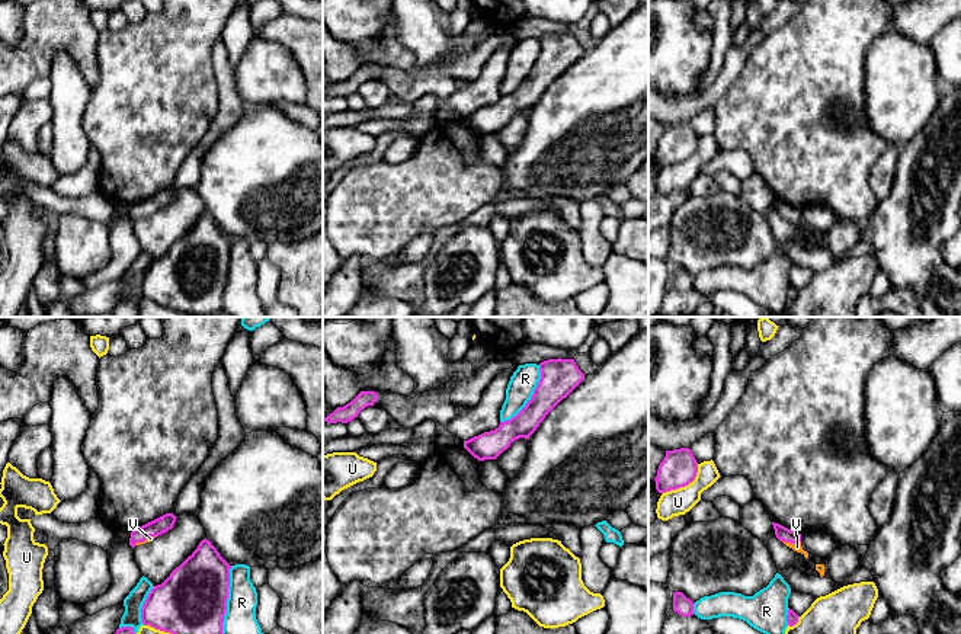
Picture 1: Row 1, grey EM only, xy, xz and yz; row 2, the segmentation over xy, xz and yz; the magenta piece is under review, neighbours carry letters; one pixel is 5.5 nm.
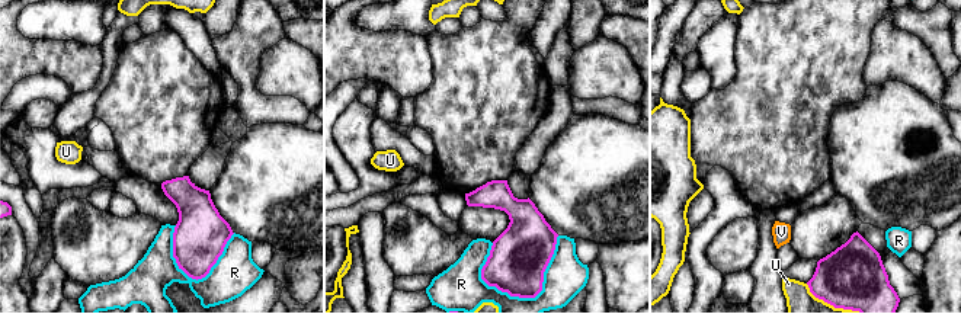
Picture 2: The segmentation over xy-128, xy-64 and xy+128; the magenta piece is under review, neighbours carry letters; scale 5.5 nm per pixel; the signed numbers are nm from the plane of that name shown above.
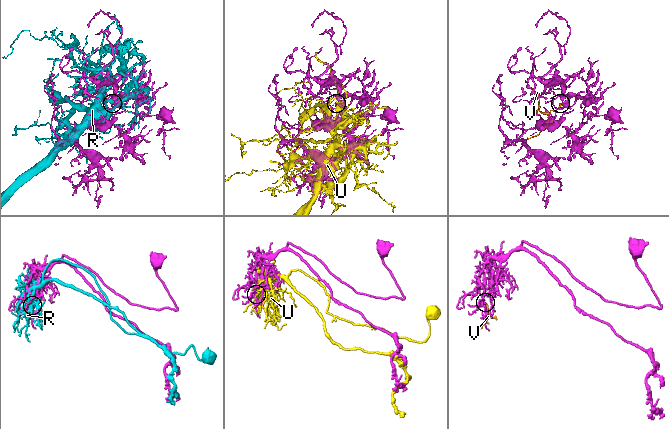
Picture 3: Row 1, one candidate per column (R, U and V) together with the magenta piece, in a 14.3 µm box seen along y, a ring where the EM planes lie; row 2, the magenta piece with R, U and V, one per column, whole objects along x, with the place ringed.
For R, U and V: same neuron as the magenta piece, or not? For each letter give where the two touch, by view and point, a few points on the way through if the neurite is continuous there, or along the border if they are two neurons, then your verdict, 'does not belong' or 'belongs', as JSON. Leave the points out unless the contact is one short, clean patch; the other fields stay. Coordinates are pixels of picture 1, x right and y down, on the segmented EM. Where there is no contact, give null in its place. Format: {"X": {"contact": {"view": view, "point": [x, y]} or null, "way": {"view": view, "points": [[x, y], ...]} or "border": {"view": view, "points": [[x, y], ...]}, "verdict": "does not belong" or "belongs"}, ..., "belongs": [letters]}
{"R": {"contact": {"view": "xy", "point": [227, 598]}, "verdict": "does not belong"}, "U": {"contact": {"view": "yz", "point": [685, 484]}, "verdict": "does not belong"}, "V": {"contact": {"view": "yz", "point": [791, 543]}, "way": {"view": "yz", "points": [[782, 534], [791, 543], [797, 547]]}, "verdict": "belongs"}, "belongs": ["V"]}

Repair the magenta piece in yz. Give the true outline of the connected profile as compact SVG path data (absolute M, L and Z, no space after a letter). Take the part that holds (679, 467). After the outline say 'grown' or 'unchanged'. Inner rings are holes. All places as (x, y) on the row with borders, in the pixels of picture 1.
M689 448L666 451L666 457L659 465L656 490L666 493L692 483L698 473L698 462Z; unchanged

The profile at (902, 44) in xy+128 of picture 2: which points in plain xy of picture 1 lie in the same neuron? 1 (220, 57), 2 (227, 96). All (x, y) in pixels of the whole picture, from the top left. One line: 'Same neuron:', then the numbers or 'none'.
Same neuron: none

